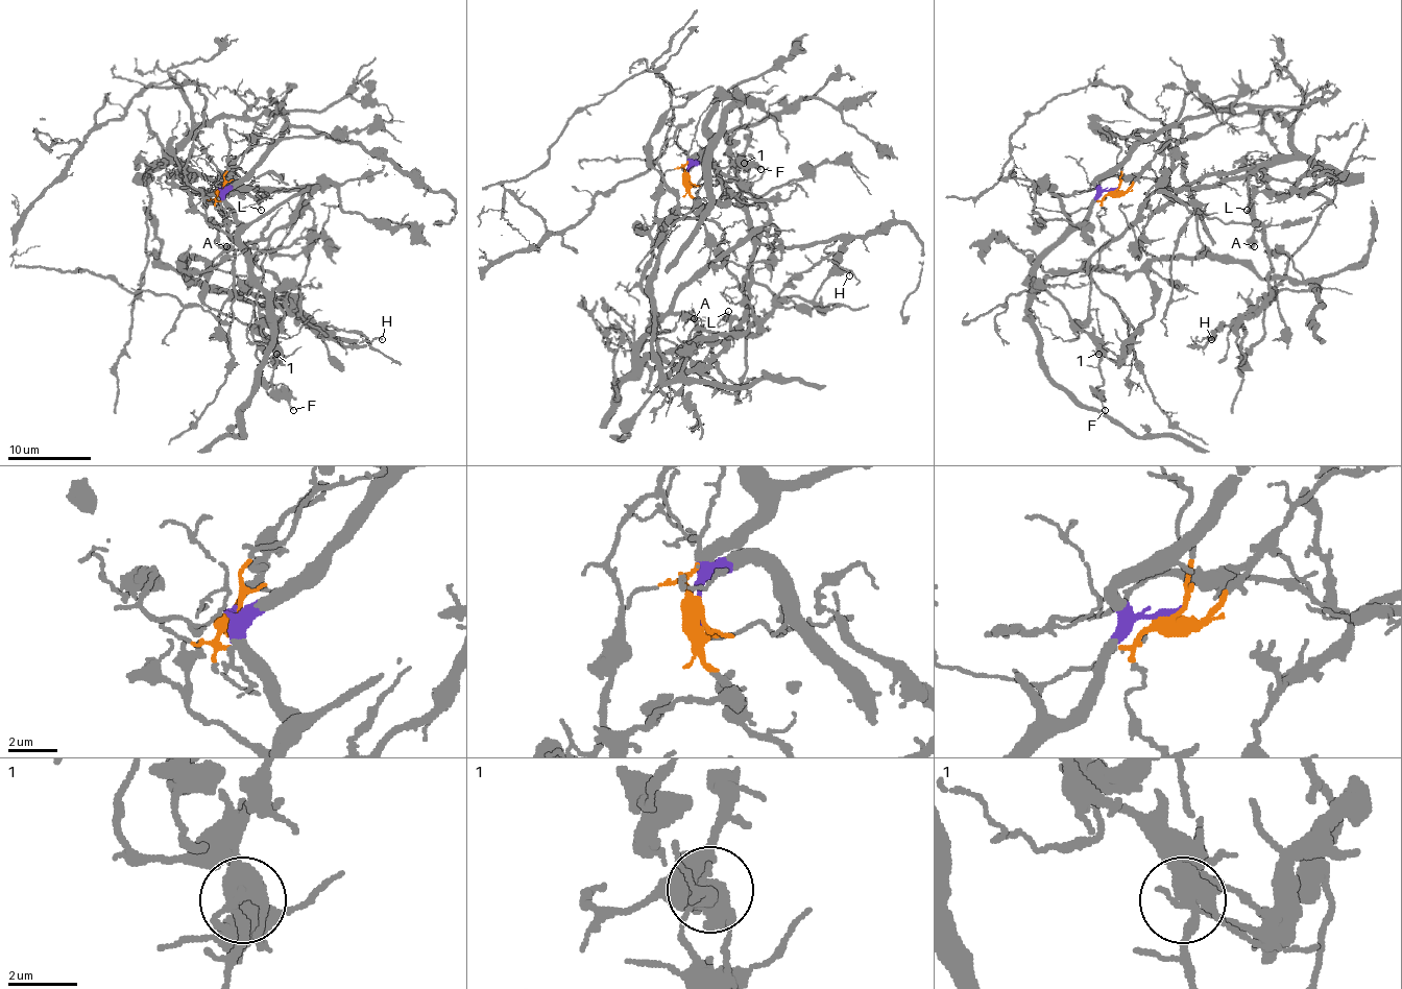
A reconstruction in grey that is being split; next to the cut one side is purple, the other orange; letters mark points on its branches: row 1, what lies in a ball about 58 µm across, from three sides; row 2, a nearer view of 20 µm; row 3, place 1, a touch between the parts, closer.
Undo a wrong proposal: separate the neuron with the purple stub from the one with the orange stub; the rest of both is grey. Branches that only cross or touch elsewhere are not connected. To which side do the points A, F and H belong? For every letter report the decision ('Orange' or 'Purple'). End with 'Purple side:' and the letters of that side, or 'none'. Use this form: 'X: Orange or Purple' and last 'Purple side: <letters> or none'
A: Orange
F: Purple
H: Orange
Purple side: F

